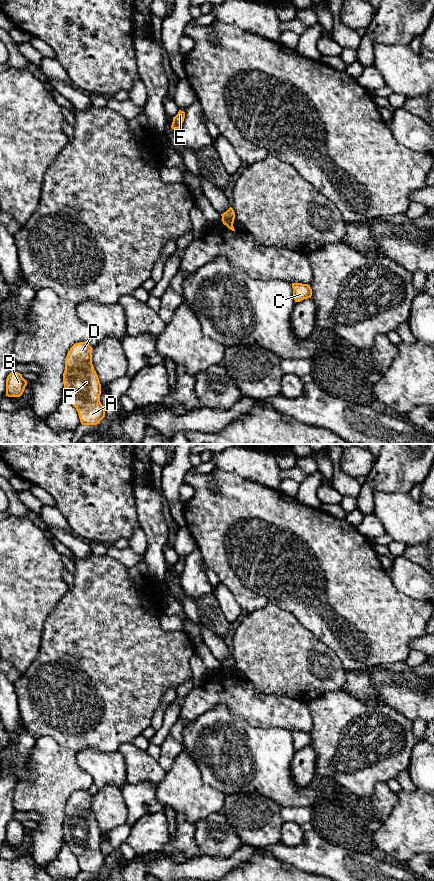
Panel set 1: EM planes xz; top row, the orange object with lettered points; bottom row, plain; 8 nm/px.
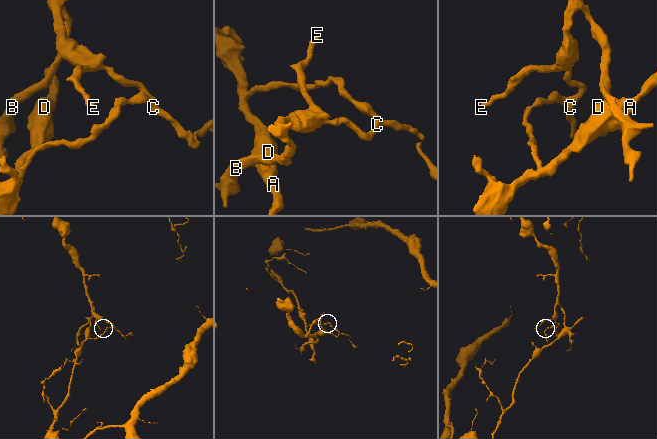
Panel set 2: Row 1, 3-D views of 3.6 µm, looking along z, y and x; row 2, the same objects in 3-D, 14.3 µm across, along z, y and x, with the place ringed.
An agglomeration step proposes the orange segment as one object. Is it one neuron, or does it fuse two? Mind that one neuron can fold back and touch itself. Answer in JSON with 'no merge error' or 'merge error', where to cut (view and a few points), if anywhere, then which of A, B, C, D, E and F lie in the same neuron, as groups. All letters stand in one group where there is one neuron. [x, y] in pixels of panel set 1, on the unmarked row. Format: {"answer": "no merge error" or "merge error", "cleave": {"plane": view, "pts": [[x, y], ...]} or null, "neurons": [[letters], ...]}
{"answer": "merge error", "cleave": {"plane": "xz", "pts": [[222, 665], [233, 667]]}, "neurons": [["A", "D", "F"], ["B", "C", "E"]]}

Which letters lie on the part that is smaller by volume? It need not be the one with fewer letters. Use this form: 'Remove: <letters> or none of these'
Remove: A, D, F

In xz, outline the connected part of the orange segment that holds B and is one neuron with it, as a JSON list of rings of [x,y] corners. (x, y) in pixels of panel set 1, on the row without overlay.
[[[11,820],[6,827],[6,844],[20,845],[27,833],[27,829],[18,820]]]

